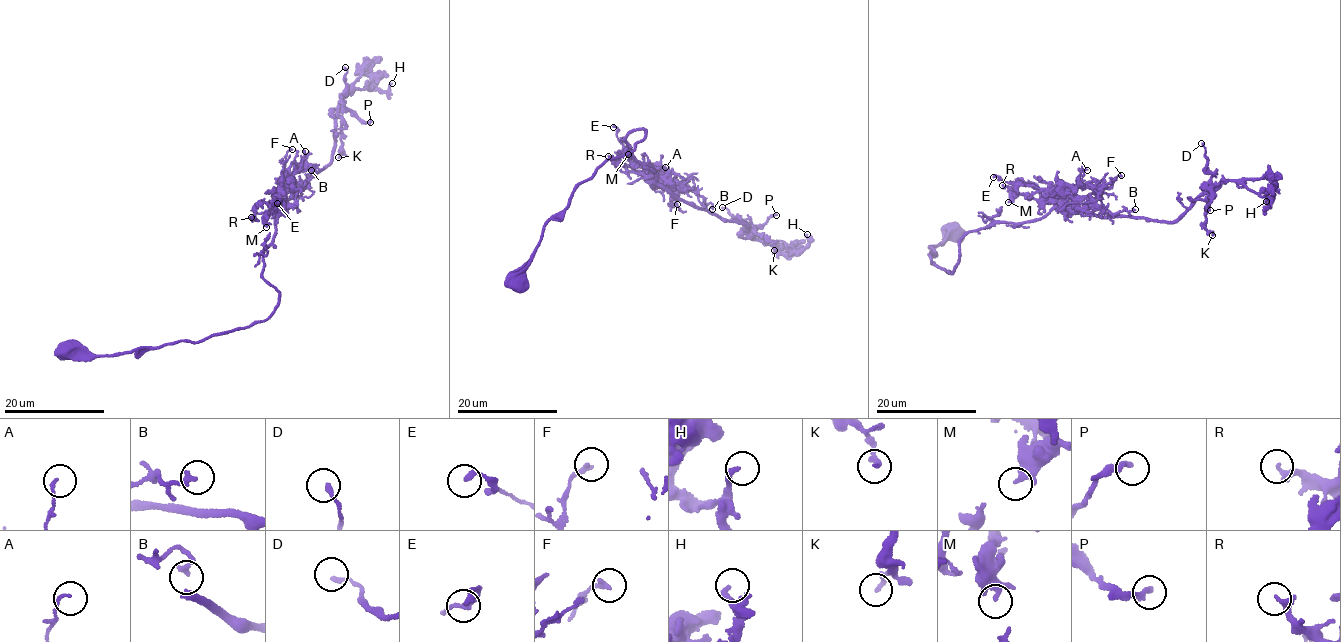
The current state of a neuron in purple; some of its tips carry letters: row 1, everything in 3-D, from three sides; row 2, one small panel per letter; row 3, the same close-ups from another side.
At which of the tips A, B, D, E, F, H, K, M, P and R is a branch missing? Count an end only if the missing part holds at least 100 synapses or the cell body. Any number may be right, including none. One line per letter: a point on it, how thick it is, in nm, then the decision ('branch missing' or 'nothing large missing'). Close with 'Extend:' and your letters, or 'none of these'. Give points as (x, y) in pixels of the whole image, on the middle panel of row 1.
A: at (665, 167); 130 nm thick; nothing large missing
B: at (712, 209); 220 nm thick; nothing large missing
D: at (722, 207); 200 nm thick; nothing large missing
E: at (613, 127); 200 nm thick; nothing large missing
F: at (677, 204); 200 nm thick; nothing large missing
H: at (807, 234); 200 nm thick; nothing large missing
K: at (774, 250); 220 nm thick; nothing large missing
M: at (628, 154); 180 nm thick; nothing large missing
P: at (776, 215); 240 nm thick; nothing large missing
R: at (608, 156); 320 nm thick; nothing large missing
Extend: none of these

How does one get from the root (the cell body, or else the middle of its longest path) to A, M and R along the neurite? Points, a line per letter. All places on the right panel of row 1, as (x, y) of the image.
A: (952, 233), (929, 246), (932, 263), (951, 274), (967, 233), (1040, 218), (1051, 195), (1079, 185), (1087, 170)
M: (952, 233), (929, 246), (932, 263), (951, 274), (967, 233), (1036, 220), (1054, 204), (1019, 194), (1008, 202)
R: (952, 233), (929, 246), (932, 263), (951, 274), (967, 233), (1036, 220), (1054, 204), (1032, 183), (1002, 185)

